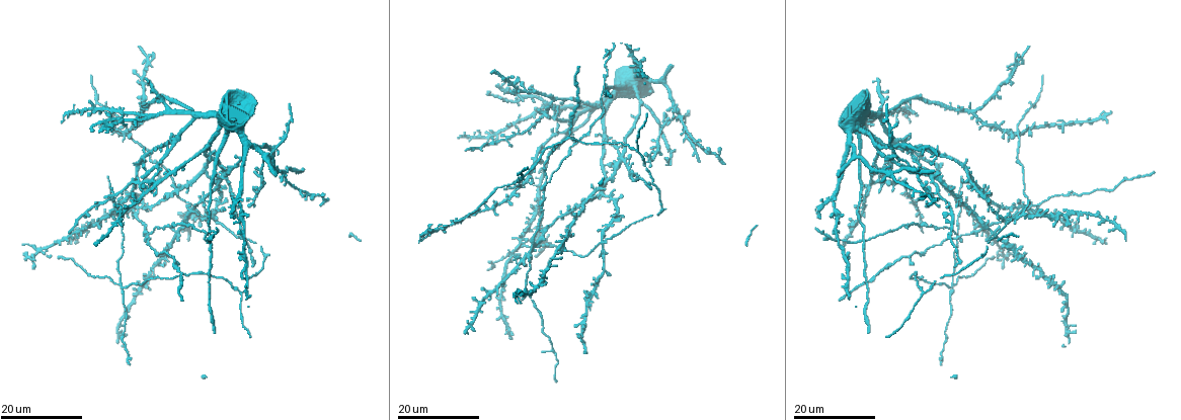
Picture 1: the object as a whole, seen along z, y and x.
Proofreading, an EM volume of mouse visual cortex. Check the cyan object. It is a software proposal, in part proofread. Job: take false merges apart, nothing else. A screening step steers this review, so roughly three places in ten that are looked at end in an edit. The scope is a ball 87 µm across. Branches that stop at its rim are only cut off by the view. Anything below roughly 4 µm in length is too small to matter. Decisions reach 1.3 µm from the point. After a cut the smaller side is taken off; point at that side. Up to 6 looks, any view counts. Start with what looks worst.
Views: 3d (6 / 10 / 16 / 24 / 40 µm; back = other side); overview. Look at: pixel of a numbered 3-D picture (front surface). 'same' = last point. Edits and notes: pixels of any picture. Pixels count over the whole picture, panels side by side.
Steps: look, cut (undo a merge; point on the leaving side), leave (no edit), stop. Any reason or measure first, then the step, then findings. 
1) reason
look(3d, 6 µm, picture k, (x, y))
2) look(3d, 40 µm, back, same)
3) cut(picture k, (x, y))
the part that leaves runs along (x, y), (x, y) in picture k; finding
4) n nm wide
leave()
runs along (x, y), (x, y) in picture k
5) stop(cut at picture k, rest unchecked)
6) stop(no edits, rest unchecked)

four-way junction
look(3d, 24 µm, picture 1, (958, 237))

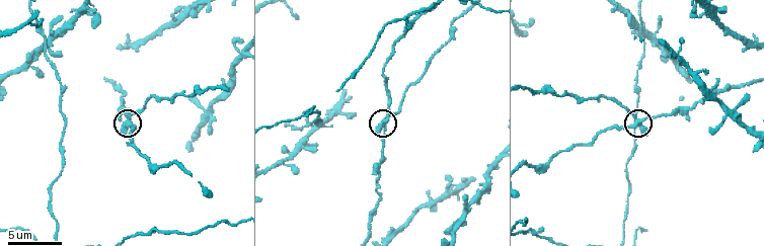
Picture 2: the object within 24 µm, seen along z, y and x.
look(3d, 10 µm, picture 2, (381, 124))

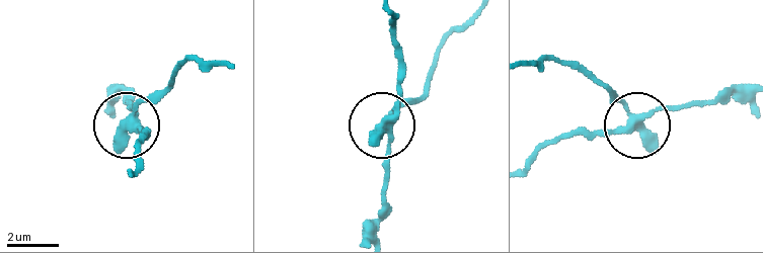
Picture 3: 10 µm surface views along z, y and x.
4 arms
cut(picture 3, (156, 104))
the part that leaves runs along (132, 119), (185, 61), (197, 57), (223, 63) in picture 3; two cells meet here

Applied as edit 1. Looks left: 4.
looks like a crossing
look(3d, 16 µm, picture 1, (1014, 217))

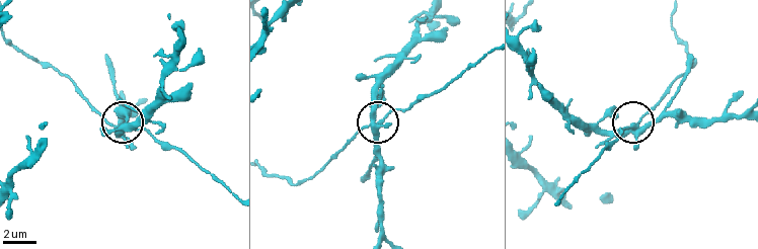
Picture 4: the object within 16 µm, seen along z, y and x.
look(3d, 10 µm, picture 4, (379, 121))

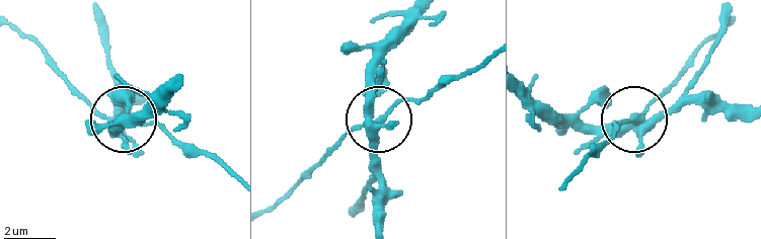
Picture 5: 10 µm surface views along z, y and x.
5 arms
leave()
runs along (416, 9), (371, 88), (371, 177) in picture 5; all the same cell

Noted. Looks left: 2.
look(3d, 24 µm, picture 1, (680, 119))

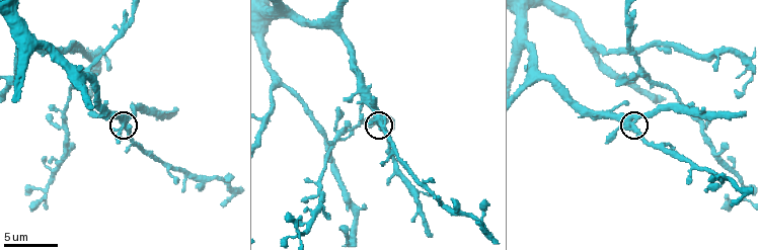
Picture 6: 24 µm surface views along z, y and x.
look(3d, 6 µm, picture 6, (632, 126))

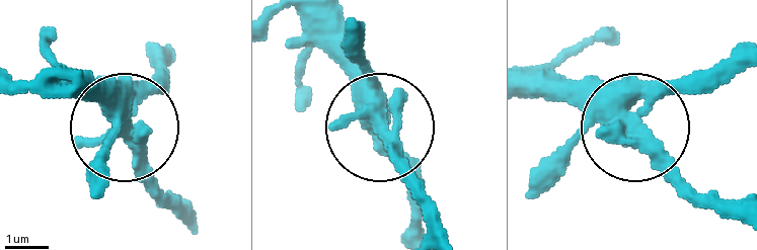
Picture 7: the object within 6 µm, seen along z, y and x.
5 arms
leave()
one cell here

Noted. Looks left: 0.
stop(cut at picture 3, rest unchecked)

